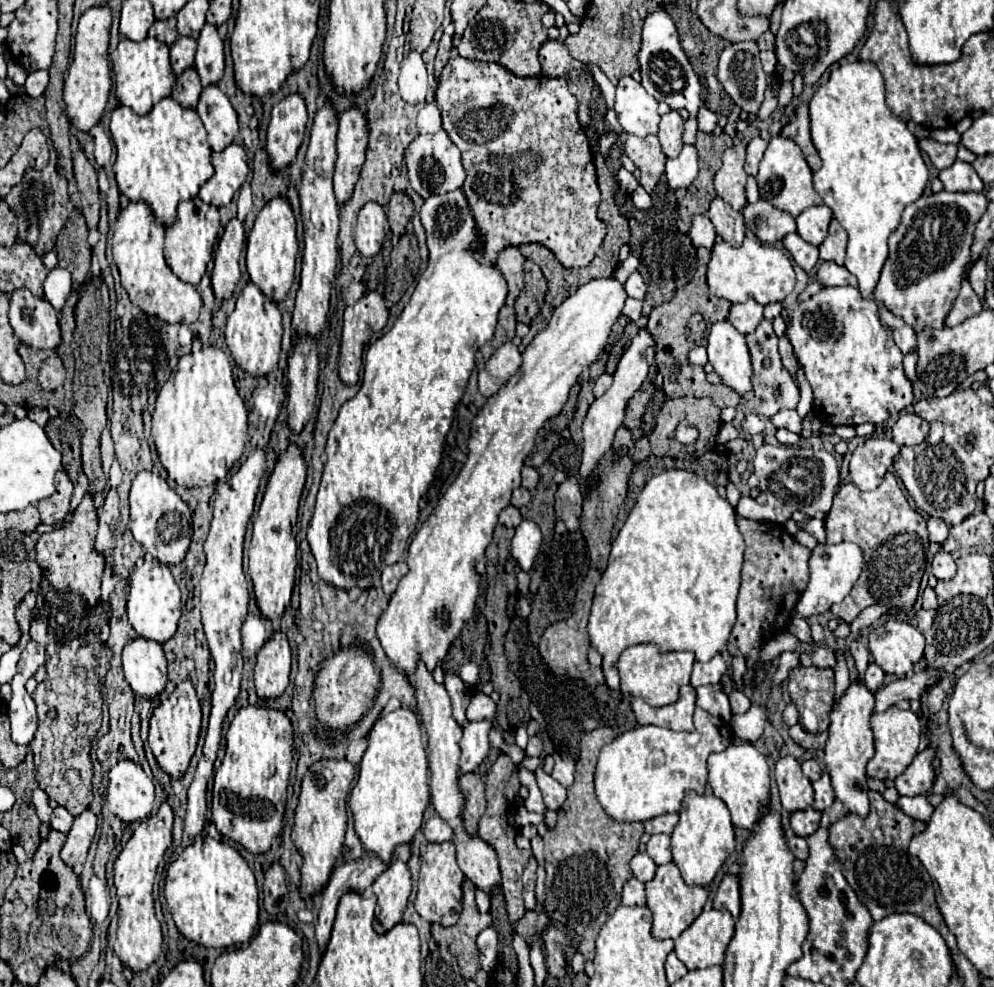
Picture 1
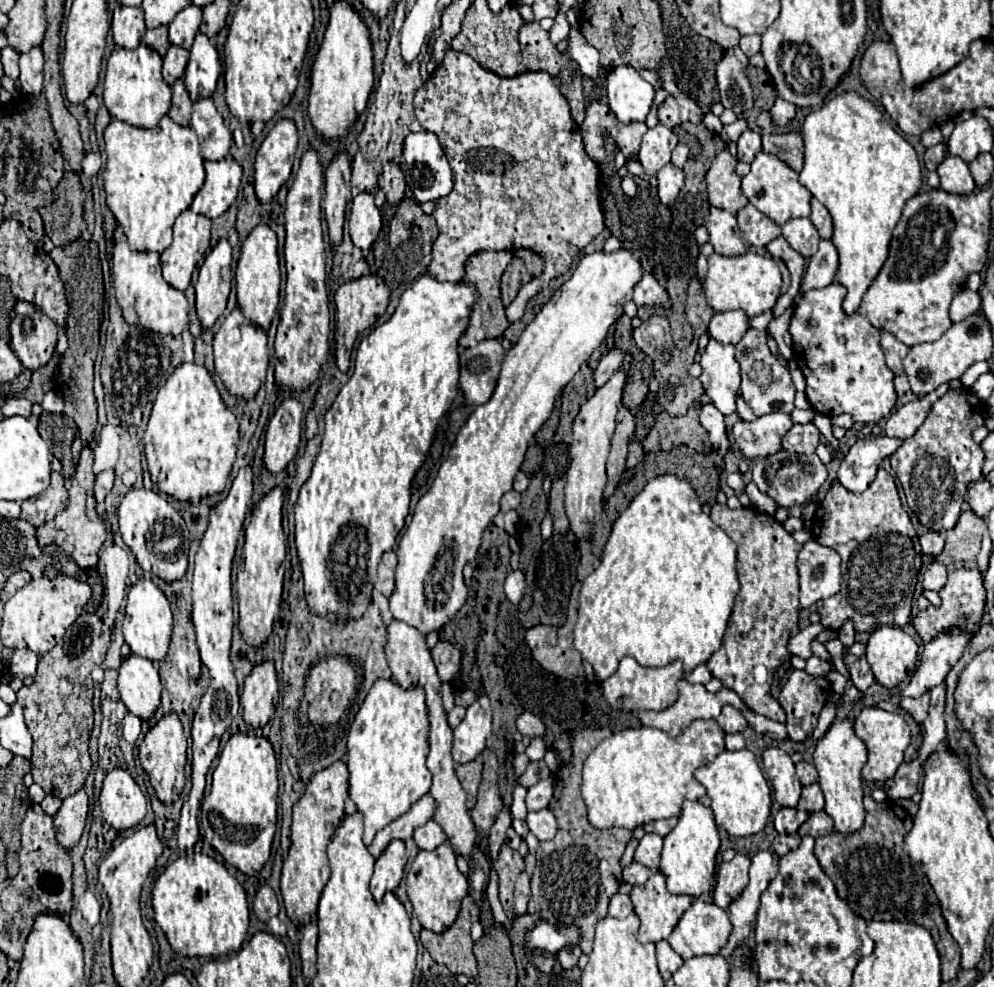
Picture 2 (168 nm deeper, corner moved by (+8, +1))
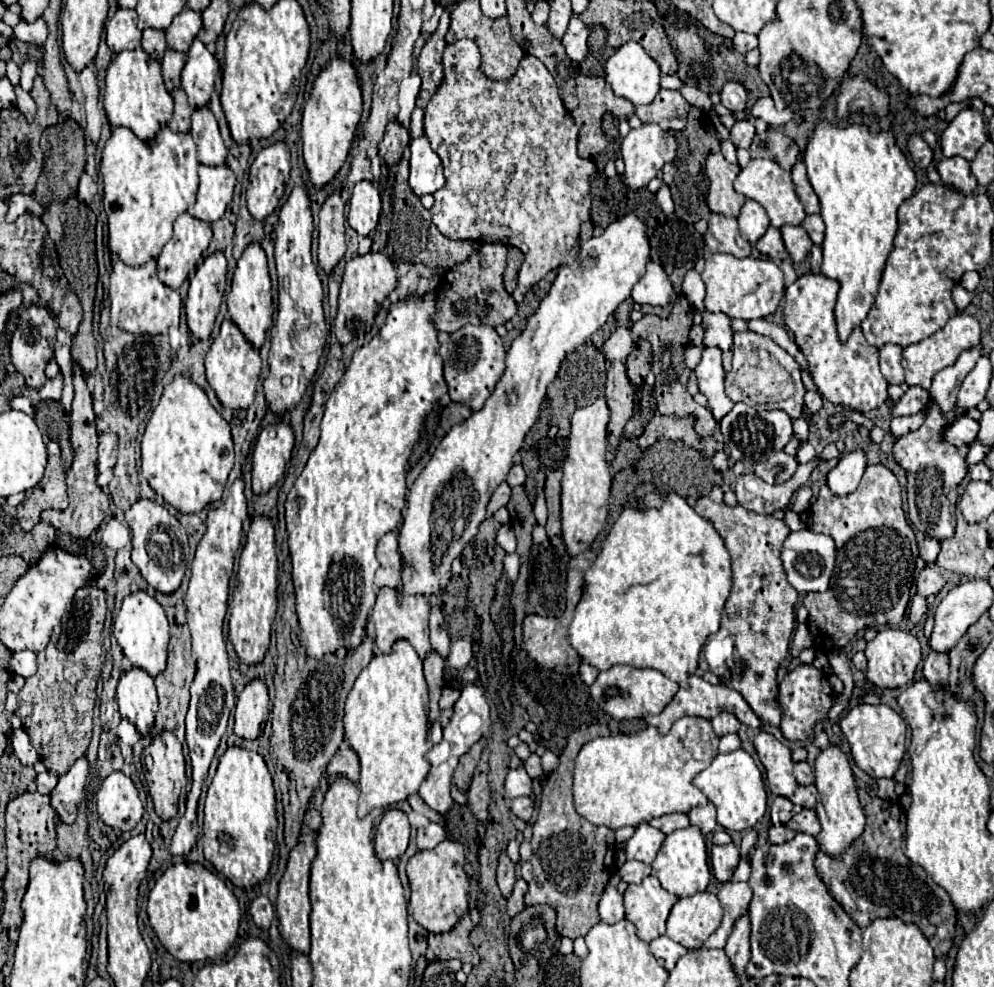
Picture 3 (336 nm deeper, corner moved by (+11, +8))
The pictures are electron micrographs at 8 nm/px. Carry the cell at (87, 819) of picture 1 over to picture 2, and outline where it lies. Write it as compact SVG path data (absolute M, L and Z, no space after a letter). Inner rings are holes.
M83 788L63 800L59 812L55 814L53 824L55 824L57 840L65 850L71 850L79 842L85 828L87 812L89 812L89 802Z

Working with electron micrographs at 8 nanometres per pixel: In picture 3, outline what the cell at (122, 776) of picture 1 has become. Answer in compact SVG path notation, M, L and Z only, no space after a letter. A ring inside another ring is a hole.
M114 771L102 781L96 793L96 807L100 819L118 831L134 829L144 813L138 789L122 771Z

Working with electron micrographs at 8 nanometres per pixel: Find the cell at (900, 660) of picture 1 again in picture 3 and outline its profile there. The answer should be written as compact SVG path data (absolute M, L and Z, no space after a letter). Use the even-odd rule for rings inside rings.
M882 629L866 645L866 659L868 659L866 677L872 685L876 685L880 689L902 687L908 681L912 681L912 675L916 671L916 665L920 663L920 657L922 657L920 643L918 643L916 635L912 635L910 631L902 631L902 629Z

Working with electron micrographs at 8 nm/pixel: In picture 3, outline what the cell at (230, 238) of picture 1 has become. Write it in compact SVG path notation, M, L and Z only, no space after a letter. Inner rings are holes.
M222 251L208 255L202 265L198 265L194 277L190 279L186 317L188 327L198 339L208 339L214 319L220 311L222 295L226 289L226 257Z

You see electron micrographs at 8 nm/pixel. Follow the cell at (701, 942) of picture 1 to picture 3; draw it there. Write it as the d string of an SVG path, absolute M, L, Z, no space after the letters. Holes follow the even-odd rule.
M696 893L678 899L672 907L666 935L686 949L700 949L704 941L720 927L722 905L714 893Z

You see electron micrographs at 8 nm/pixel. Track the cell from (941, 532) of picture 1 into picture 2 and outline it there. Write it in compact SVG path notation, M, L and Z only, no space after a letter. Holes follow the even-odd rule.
M925 532L921 538L921 548L923 548L923 554L929 554L929 556L939 556L941 550L943 550L943 536L939 532Z

